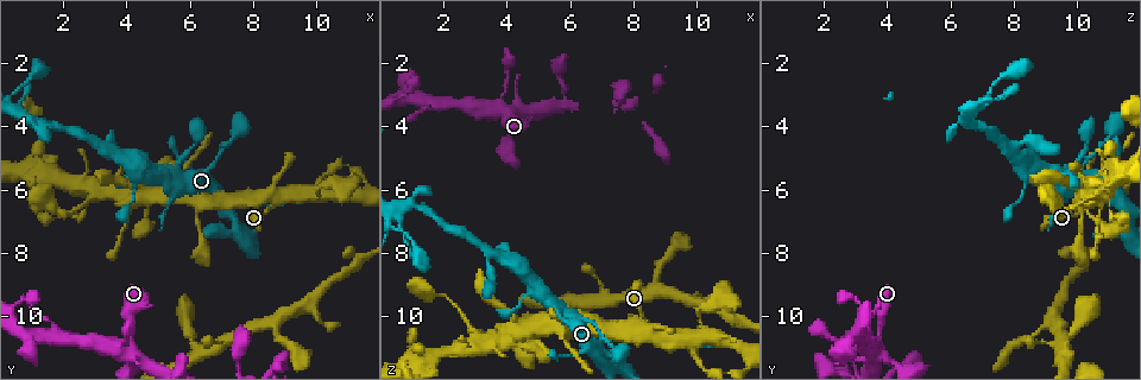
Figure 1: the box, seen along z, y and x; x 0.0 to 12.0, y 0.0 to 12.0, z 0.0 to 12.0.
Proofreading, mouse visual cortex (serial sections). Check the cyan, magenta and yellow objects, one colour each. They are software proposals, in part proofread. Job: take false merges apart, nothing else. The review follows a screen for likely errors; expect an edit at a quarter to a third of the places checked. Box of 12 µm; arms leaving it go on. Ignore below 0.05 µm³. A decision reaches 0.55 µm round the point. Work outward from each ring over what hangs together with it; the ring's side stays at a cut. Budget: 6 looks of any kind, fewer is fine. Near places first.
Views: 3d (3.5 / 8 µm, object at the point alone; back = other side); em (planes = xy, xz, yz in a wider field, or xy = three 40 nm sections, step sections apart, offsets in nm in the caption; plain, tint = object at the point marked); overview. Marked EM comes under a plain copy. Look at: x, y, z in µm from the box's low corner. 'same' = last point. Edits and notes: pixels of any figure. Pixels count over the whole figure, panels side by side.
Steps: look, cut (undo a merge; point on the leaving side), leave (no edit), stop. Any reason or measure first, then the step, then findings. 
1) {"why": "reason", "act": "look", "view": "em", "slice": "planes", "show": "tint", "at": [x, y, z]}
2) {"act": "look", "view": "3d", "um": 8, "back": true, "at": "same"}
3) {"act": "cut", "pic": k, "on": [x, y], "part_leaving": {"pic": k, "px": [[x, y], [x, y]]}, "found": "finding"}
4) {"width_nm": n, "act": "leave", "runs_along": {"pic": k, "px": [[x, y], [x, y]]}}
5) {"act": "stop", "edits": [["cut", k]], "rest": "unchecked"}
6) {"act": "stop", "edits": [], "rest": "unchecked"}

{"why": "thin neck", "act": "look", "view": "3d", "um": 3.5, "at": [7.2, 6.4, 10.8]}

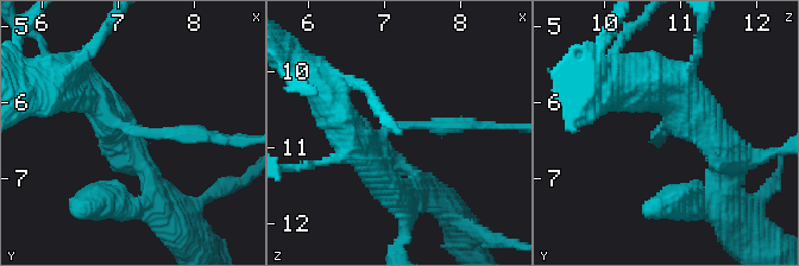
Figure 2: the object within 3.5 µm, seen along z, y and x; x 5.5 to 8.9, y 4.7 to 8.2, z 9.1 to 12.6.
{"act": "look", "view": "em", "slice": "planes", "show": "tint", "at": [7.15, 6.35, 10.75]}

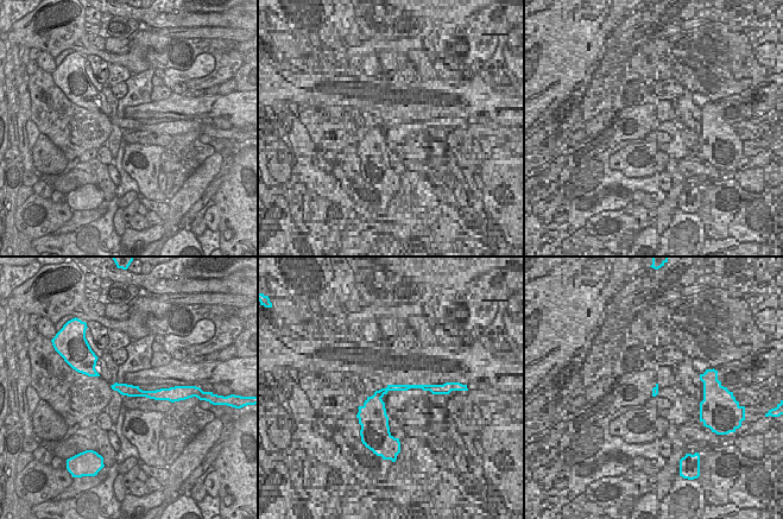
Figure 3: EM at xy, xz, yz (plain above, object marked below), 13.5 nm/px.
{"act": "cut", "pic": 2, "on": [182, 135], "part_leaving": {"pic": 2, "px": [[131, 133], [247, 140]]}, "found": "two cells meet here"}

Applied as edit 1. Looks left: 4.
{"why": "small branch off a trunk", "act": "look", "view": "3d", "um": 3.5, "at": [3.2, 6.1, 11.0]}

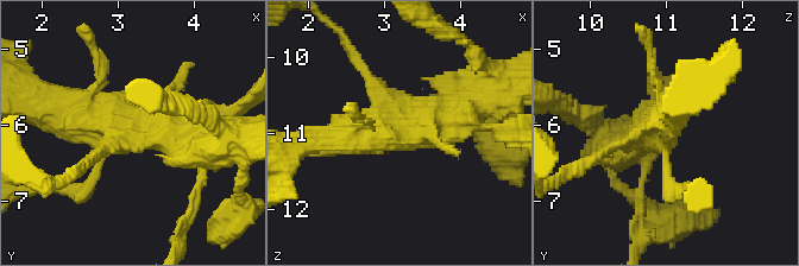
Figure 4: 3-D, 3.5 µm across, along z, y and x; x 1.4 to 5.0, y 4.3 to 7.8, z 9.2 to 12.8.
{"act": "look", "view": "em", "slice": "planes", "show": "tint", "at": [3.10, 6.10, 10.95]}

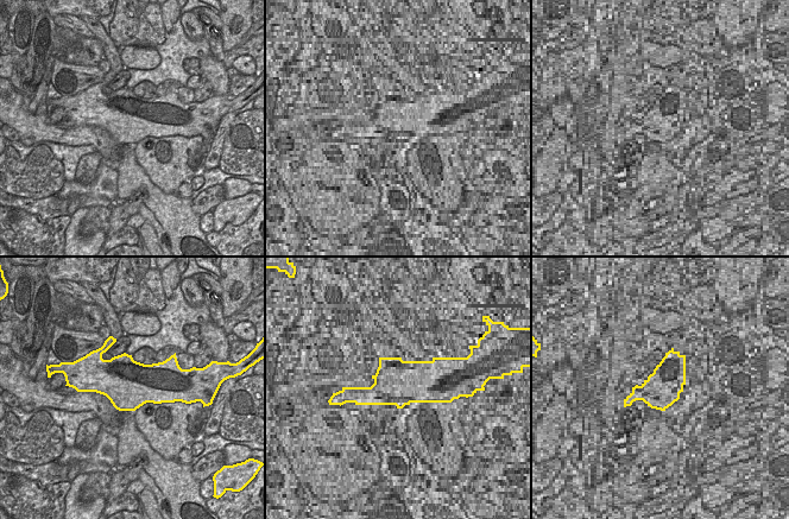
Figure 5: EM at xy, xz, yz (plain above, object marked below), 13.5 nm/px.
{"act": "leave", "runs_along": {"pic": 4, "px": [[471, 107], [457, 119], [321, 137]]}, "found": "one cell here"}

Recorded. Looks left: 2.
{"why": "thin neck", "act": "look", "view": "3d", "um": 3.5, "at": [4.0, 10.8, 3.6]}

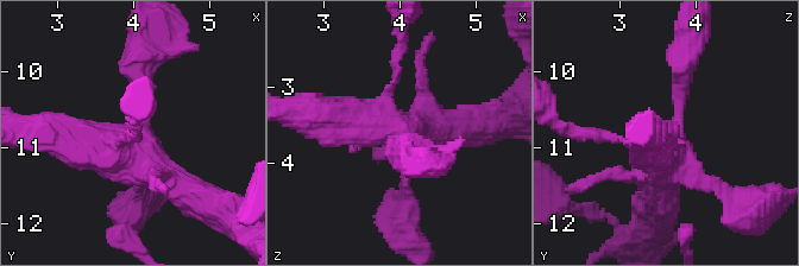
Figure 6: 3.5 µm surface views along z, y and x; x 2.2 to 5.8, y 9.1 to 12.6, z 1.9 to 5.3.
{"act": "look", "view": "em", "slice": "xy", "step": 3, "show": "tint", "at": [4.00, 10.90, 3.60]}

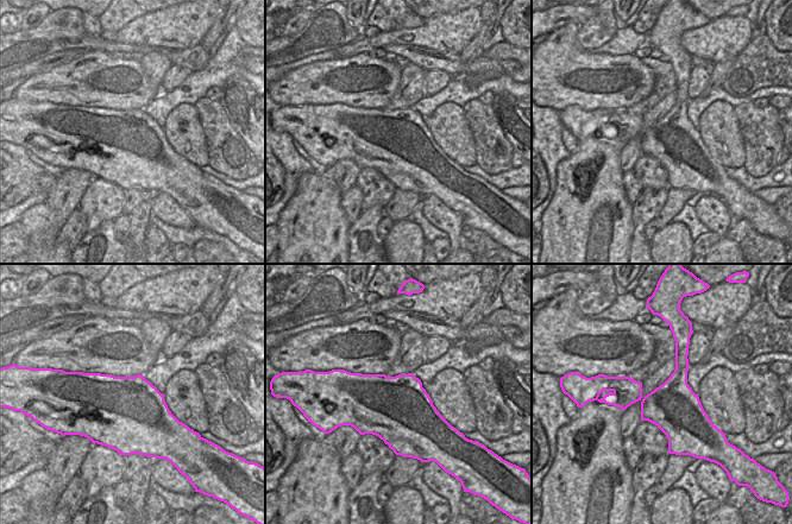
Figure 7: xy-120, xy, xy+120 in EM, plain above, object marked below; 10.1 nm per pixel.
{"act": "leave", "runs_along": {"pic": 6, "px": [[137, 69], [130, 145], [57, 134]]}, "found": "continuous, no second cell"}

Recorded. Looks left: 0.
{"act": "stop", "edits": [["cut", 2]], "rest": "unchecked"}

